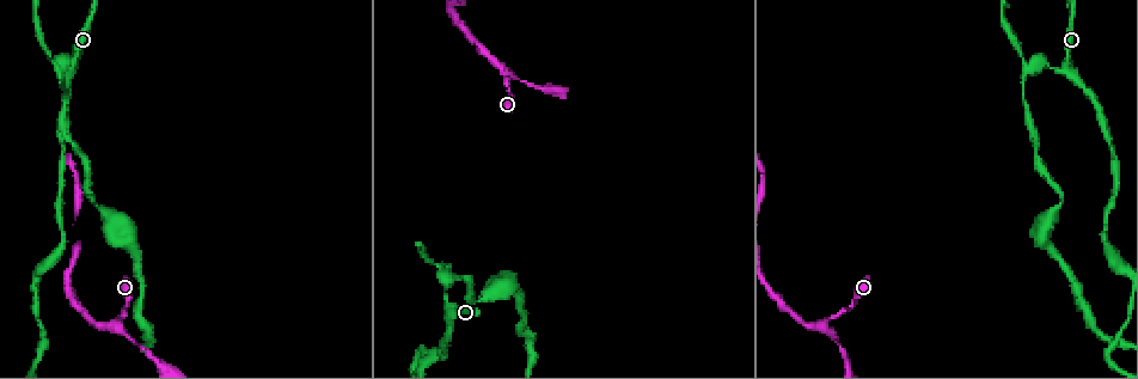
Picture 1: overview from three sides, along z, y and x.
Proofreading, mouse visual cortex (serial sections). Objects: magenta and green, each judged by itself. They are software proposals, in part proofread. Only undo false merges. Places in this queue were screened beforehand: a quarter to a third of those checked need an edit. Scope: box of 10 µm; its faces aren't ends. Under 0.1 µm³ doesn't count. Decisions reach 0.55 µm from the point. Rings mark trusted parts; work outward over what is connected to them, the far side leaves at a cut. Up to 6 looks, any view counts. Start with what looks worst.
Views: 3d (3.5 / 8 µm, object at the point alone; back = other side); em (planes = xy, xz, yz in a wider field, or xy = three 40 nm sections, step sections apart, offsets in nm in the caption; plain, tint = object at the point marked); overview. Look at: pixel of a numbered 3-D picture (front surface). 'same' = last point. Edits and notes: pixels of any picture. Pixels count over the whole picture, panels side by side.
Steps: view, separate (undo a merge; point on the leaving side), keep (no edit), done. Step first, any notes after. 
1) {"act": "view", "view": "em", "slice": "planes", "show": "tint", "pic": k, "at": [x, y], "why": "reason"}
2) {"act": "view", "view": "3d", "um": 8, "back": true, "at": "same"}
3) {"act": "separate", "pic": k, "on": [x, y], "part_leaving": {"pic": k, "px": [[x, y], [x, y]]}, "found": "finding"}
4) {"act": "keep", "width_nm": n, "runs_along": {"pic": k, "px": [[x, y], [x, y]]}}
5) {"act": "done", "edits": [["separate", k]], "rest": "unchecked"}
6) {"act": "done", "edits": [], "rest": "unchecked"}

{"act": "view", "view": "3d", "um": 3.5, "pic": 1, "at": [116, 326], "why": "branch point"}

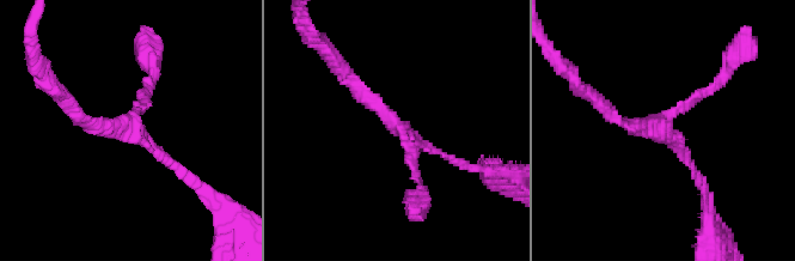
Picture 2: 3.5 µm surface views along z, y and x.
{"act": "view", "view": "em", "slice": "xy", "step": 1, "show": "tint", "pic": 2, "at": [665, 124], "why": "need the tissue"}

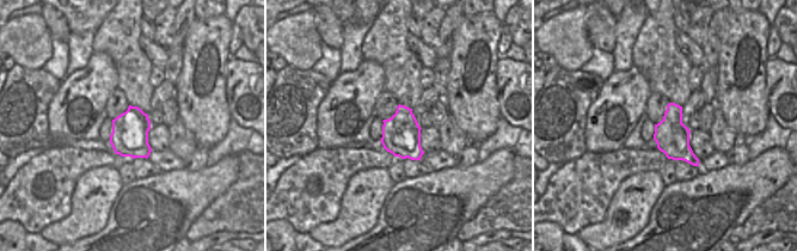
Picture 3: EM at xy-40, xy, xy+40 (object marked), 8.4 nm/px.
{"act": "keep", "runs_along": {"pic": 2, "px": [[421, 183], [403, 132], [344, 71]]}, "found": "continuous, no second cell"}

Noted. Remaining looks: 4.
{"act": "view", "view": "3d", "um": 8, "pic": 1, "at": [60, 68], "why": "three-way junction"}

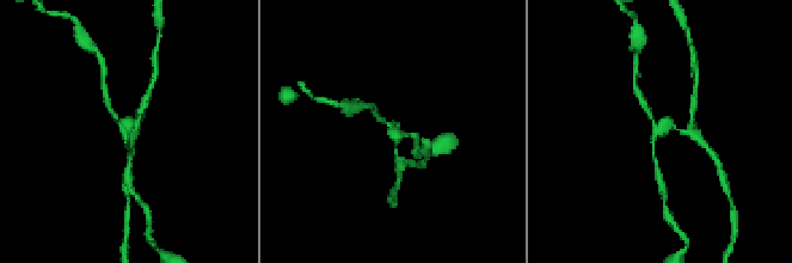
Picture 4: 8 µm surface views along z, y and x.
{"act": "view", "view": "em", "slice": "planes", "show": "tint", "at": "same", "why": "shape alone is not enough"}

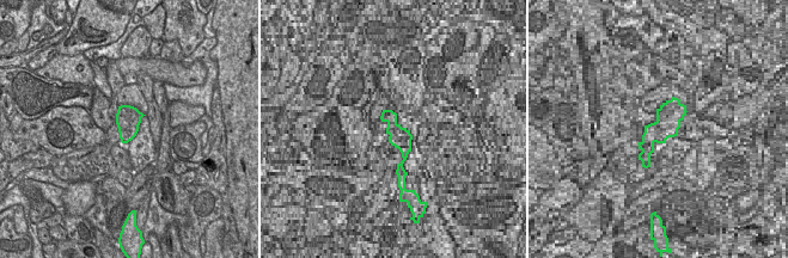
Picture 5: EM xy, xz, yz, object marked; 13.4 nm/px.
{"act": "separate", "pic": 4, "on": [648, 110], "arm_widths_nm": [150, 150, 150], "found": "a second cell is stuck on"}

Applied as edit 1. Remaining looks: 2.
{"act": "view", "view": "3d", "um": 8, "pic": 1, "at": [423, 350]}

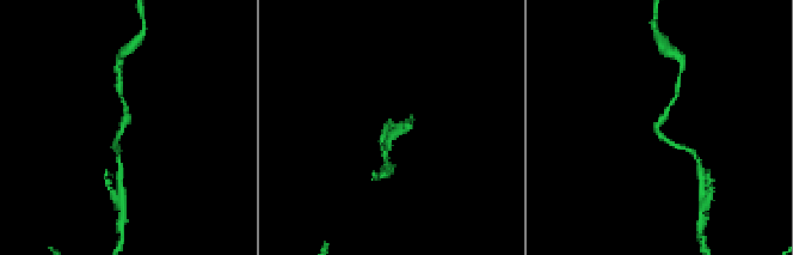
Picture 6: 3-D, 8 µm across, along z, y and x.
{"act": "view", "view": "em", "slice": "xy", "step": 5, "show": "tint", "at": "same", "arm_widths_nm": [150, 200], "why": "need the tissue"}

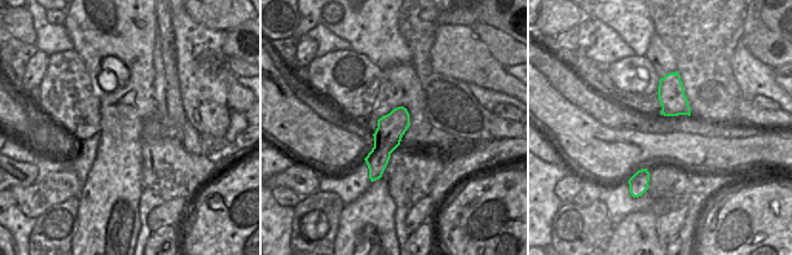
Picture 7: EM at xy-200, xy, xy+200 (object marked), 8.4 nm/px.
{"act": "keep", "width_nm": 240, "runs_along": {"pic": 7, "px": [[400, 109], [373, 177]]}, "found": "all the same cell"}

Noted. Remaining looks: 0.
{"act": "done", "edits": [["separate", 4]], "rest": "unchecked"}

